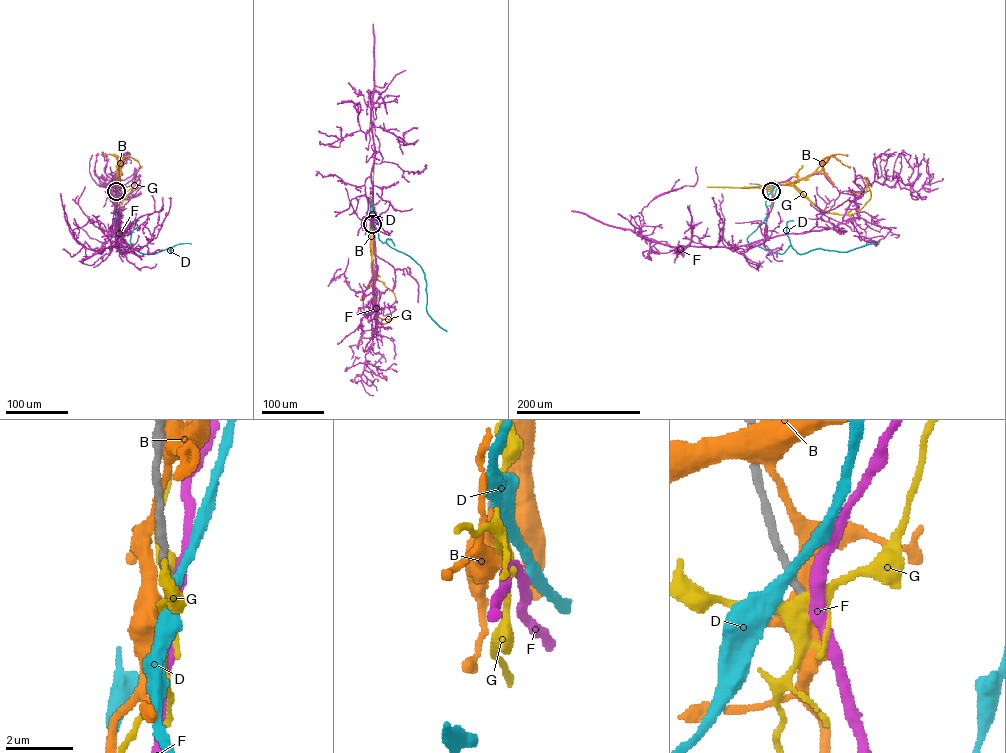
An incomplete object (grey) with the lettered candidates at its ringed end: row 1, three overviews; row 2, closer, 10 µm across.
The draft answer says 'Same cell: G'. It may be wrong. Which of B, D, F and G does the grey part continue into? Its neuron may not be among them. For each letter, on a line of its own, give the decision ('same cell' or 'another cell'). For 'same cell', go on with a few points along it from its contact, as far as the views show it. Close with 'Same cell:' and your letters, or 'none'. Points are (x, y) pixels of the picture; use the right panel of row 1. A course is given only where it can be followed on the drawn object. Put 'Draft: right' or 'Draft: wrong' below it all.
B: another cell
D: another cell
F: same cell | via (772, 191), (766, 240), (744, 252), (724, 247), (833, 228), (874, 181), (916, 192), (928, 184), (928, 158)
G: another cell
Same cell: F
Draft: wrong

